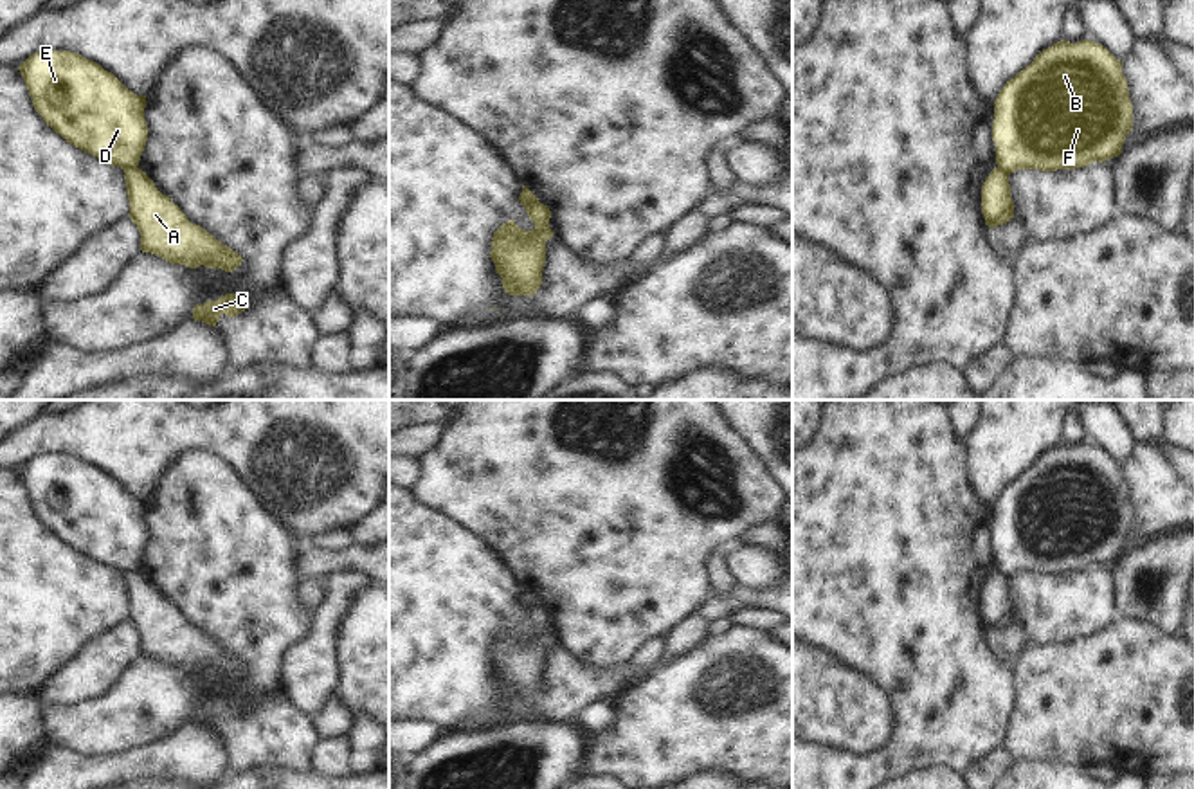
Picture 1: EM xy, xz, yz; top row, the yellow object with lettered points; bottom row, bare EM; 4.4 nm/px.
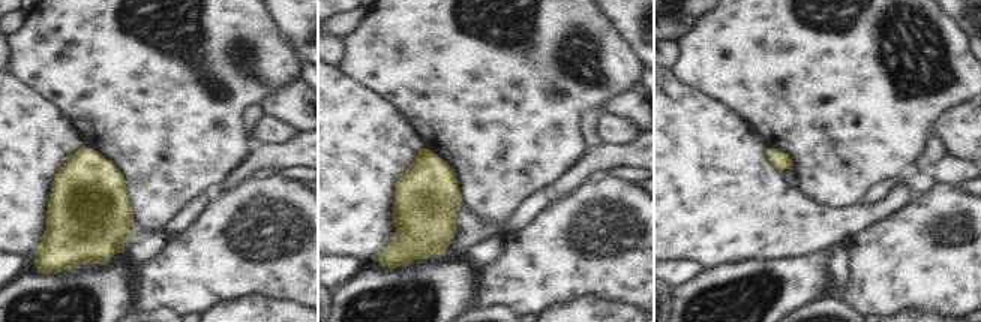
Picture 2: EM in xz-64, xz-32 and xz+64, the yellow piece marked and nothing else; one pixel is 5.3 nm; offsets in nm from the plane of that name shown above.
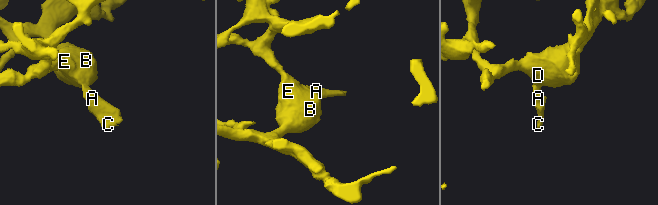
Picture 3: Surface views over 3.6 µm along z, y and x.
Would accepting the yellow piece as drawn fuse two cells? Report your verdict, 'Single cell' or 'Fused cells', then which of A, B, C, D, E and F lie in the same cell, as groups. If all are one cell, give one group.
Fused cells. Groups: A C / B D E F

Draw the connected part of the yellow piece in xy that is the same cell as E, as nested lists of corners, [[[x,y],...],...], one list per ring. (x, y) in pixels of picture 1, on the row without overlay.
[[[40,454],[18,470],[34,513],[67,546],[110,569],[135,573],[148,544],[146,499],[128,494],[99,467],[70,454]]]

